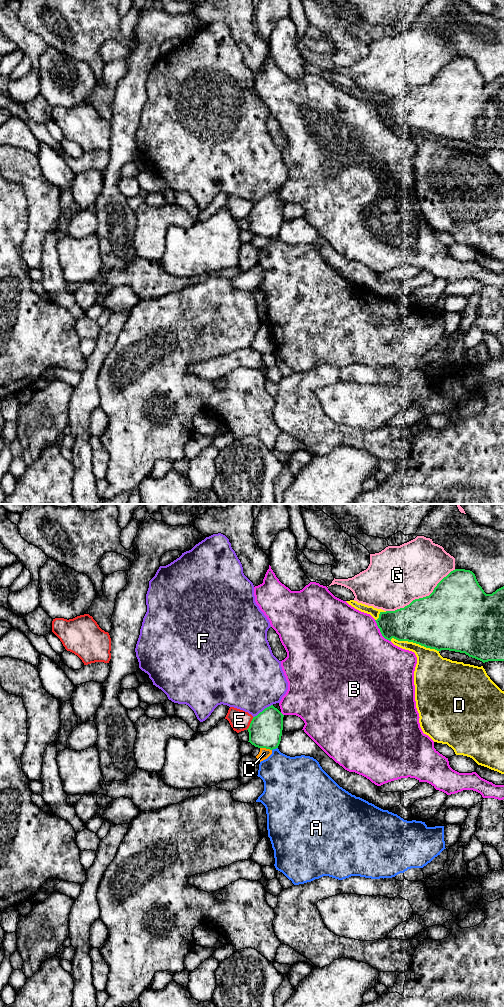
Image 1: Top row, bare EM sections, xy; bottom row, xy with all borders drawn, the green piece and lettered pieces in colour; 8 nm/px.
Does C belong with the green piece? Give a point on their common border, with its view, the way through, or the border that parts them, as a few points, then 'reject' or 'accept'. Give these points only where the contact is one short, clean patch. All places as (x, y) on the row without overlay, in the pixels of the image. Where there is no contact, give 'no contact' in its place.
meets green in xy at (266, 236); border along xy (260, 235), (271, 238); reject

